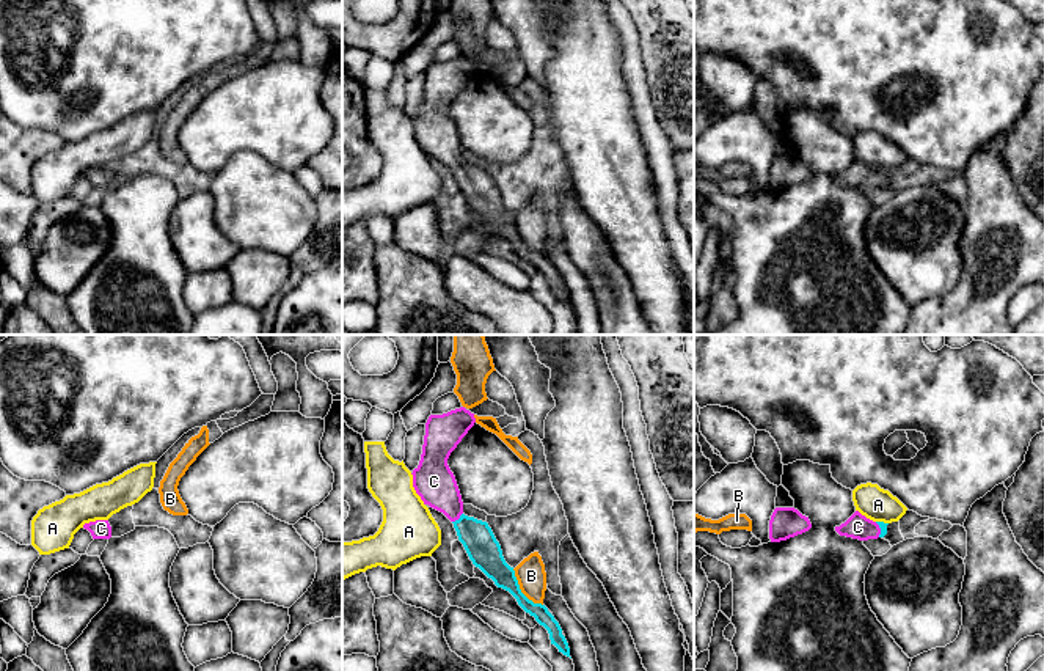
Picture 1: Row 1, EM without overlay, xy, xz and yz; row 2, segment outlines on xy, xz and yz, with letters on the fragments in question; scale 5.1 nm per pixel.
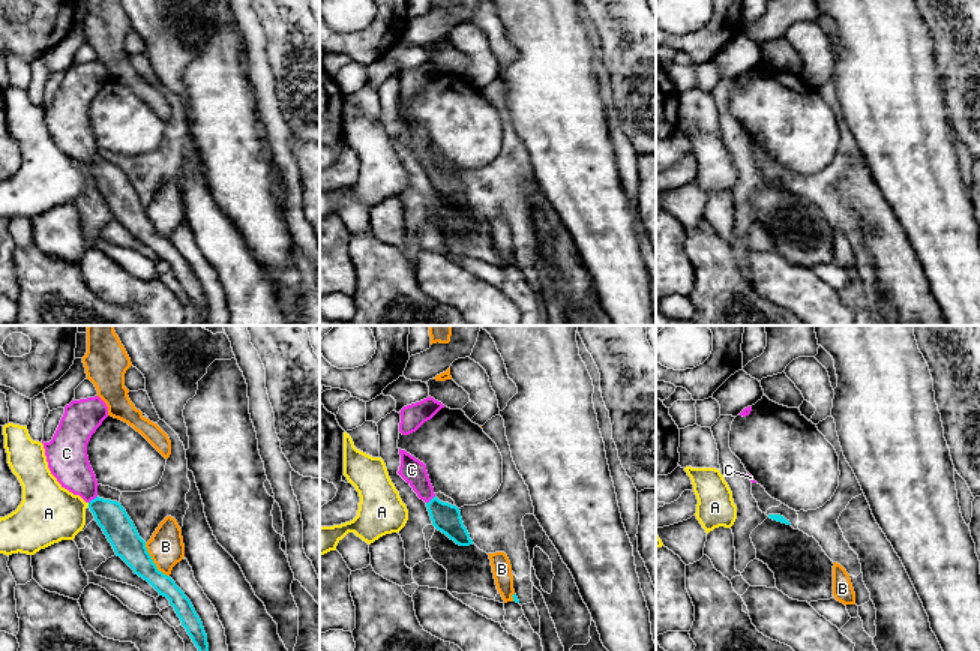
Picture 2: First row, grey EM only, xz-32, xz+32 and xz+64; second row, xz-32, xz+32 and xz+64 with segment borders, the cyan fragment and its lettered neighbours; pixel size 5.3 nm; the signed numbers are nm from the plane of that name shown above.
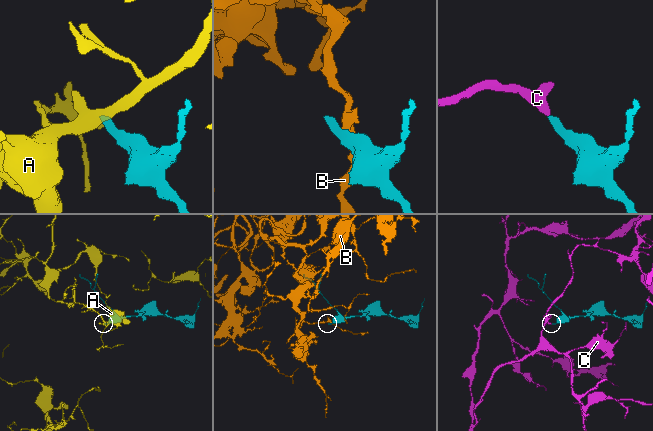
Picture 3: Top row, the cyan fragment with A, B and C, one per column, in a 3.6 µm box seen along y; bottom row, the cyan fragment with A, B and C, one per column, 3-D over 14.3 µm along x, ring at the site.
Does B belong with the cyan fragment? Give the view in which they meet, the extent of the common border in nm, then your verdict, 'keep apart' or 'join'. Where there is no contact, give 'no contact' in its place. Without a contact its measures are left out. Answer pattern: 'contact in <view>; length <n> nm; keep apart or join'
contact in xz; length 240 nm; keep apart

